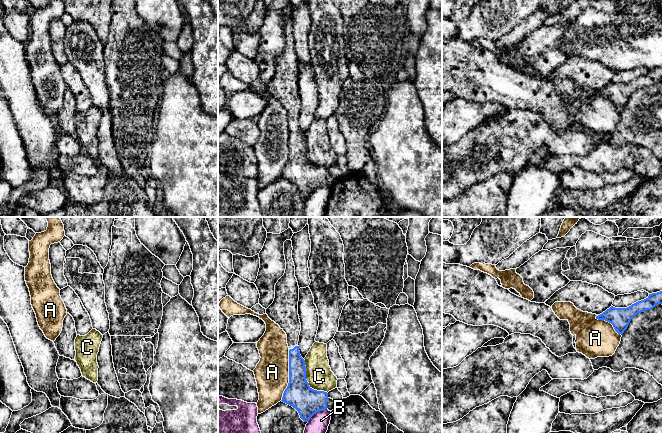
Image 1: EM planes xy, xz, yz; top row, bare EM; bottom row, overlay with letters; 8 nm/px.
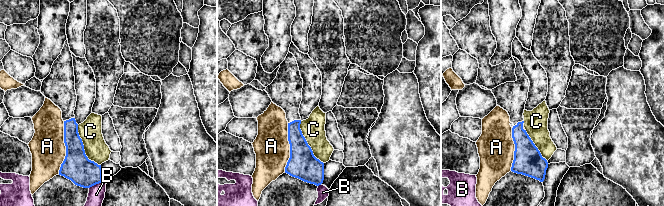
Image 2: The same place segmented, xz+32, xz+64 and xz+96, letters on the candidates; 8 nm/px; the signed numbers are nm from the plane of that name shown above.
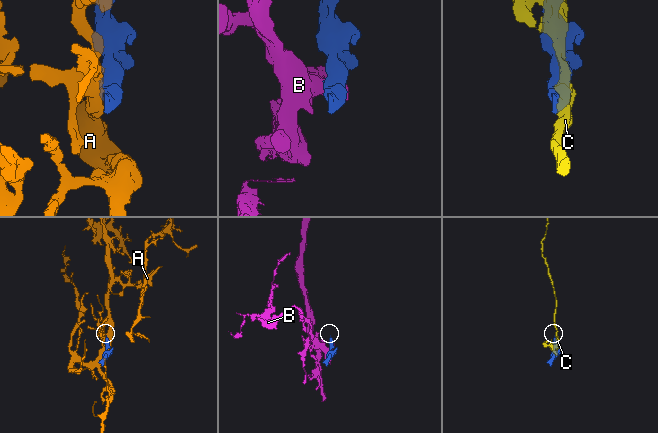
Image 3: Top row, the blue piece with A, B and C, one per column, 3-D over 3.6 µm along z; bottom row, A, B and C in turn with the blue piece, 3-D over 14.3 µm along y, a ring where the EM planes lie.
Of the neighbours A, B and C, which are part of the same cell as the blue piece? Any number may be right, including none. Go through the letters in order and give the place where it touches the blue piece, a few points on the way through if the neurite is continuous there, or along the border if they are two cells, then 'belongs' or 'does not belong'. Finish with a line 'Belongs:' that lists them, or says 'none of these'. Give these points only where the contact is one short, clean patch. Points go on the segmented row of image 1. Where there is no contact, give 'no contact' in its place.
A: xz (289, 375) | does not belong
B: xz (316, 412) | does not belong
C: xz (306, 381) | does not belong
Belongs: none of these

